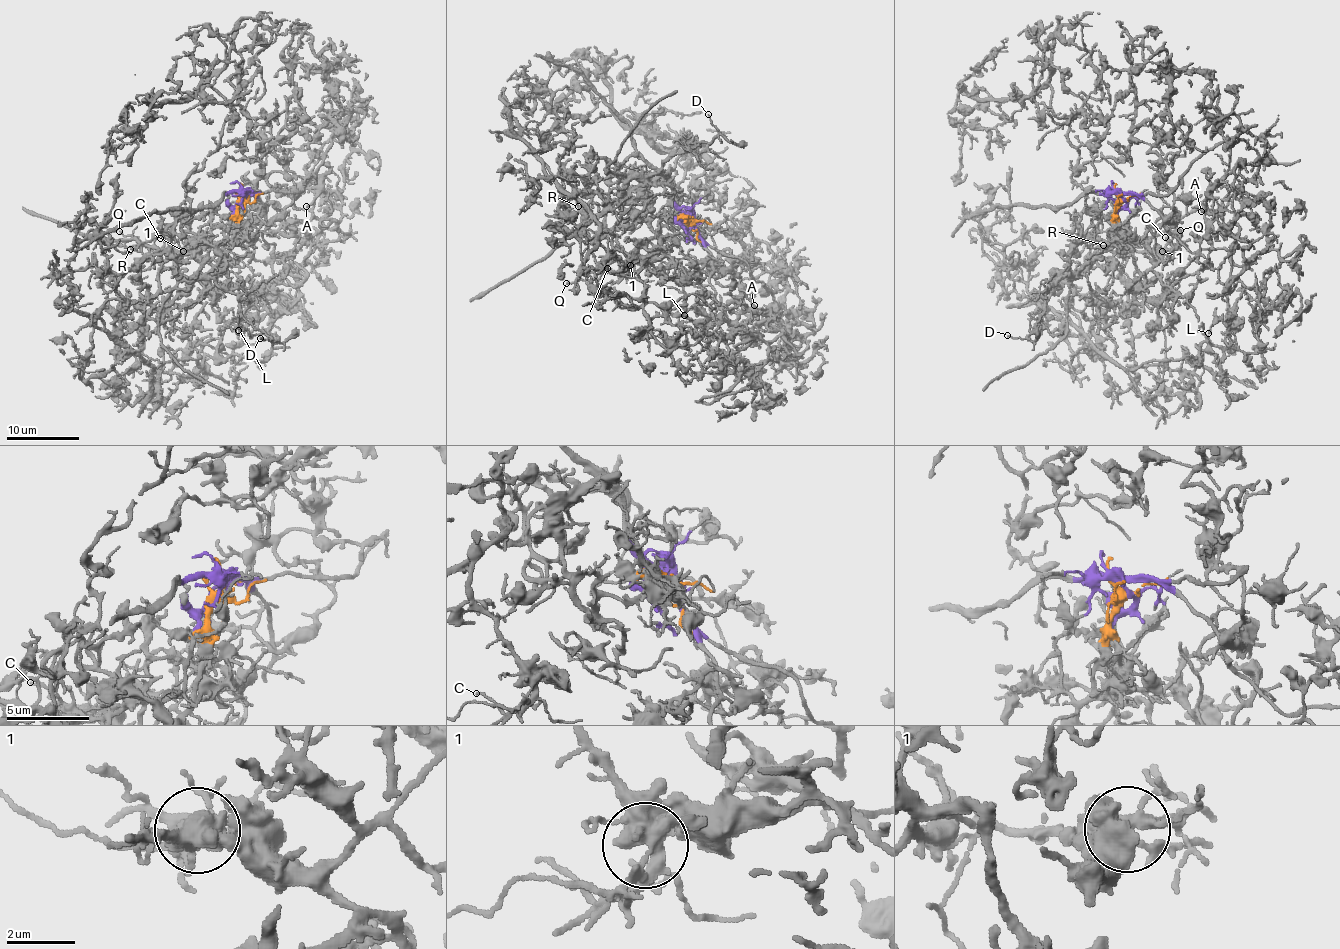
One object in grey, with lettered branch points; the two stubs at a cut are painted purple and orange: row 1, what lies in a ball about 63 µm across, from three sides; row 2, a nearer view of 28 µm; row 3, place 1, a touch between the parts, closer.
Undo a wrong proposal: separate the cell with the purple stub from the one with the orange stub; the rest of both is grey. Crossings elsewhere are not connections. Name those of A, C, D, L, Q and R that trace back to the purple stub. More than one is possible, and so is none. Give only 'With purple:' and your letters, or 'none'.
With purple: A, L, Q

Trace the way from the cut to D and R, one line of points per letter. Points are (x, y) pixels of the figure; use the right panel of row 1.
D: (1120, 197), (1107, 245), (1080, 273), (1060, 277), (1044, 294), (1043, 313), (1031, 333), (1021, 339), (1007, 335)
R: (1120, 197), (1107, 245), (1073, 275), (1103, 246)

